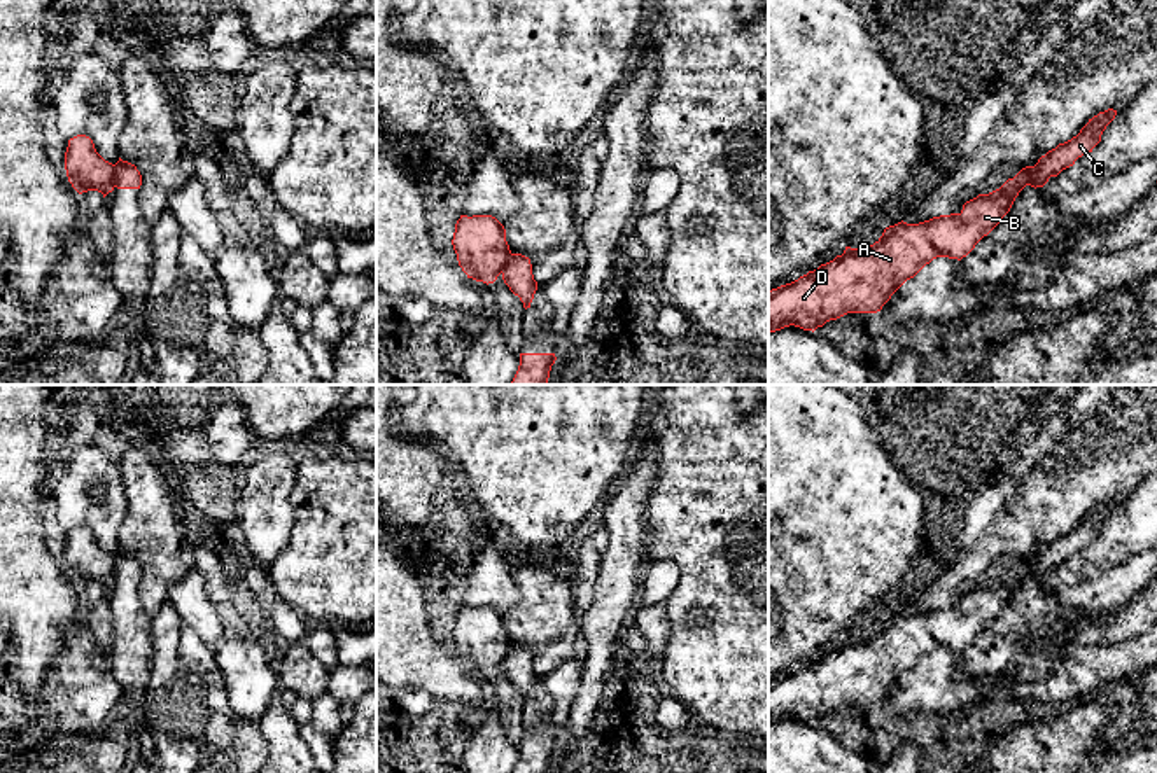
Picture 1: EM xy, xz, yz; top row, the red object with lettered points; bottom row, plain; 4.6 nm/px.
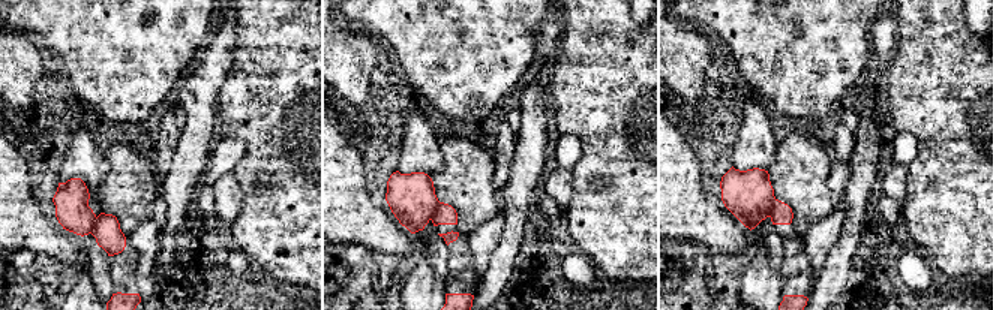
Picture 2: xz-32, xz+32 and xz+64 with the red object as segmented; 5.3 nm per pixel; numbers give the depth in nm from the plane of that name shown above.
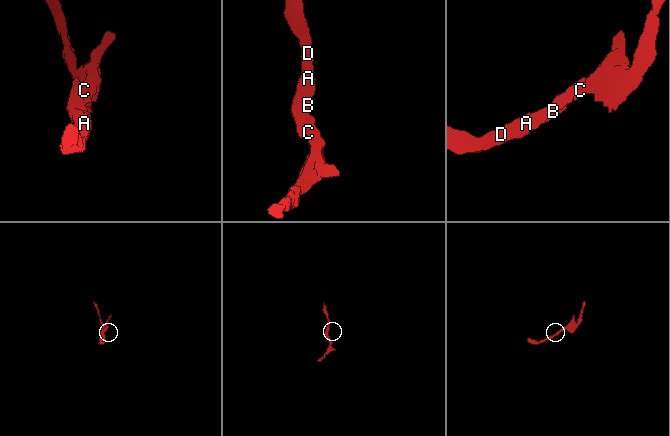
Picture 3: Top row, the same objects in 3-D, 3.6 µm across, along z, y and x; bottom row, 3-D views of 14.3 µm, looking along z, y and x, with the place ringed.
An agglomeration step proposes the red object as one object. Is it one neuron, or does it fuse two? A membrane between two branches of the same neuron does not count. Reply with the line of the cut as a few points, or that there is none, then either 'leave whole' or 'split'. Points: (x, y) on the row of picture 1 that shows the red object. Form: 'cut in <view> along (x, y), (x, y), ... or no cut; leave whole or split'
cut in xy along (112, 165), (114, 186); split

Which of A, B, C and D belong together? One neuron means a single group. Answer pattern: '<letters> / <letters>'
A B D / C

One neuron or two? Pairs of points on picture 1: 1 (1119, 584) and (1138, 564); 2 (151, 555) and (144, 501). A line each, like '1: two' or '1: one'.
1: one
2: one

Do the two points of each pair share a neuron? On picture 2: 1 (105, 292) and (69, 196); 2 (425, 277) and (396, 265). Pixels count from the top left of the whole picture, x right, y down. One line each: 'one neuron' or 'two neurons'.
1: one neuron
2: two neurons

